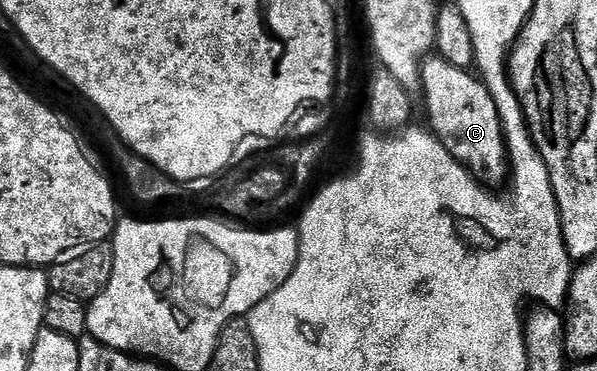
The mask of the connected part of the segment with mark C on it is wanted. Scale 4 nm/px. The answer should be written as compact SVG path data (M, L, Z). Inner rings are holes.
M438 55L428 56L421 70L421 94L427 100L427 117L431 120L430 132L438 137L443 146L452 155L471 170L478 181L488 187L499 187L508 180L509 158L507 156L507 139L503 136L503 124L497 111L497 103L493 95L474 72L453 67L444 57Z

